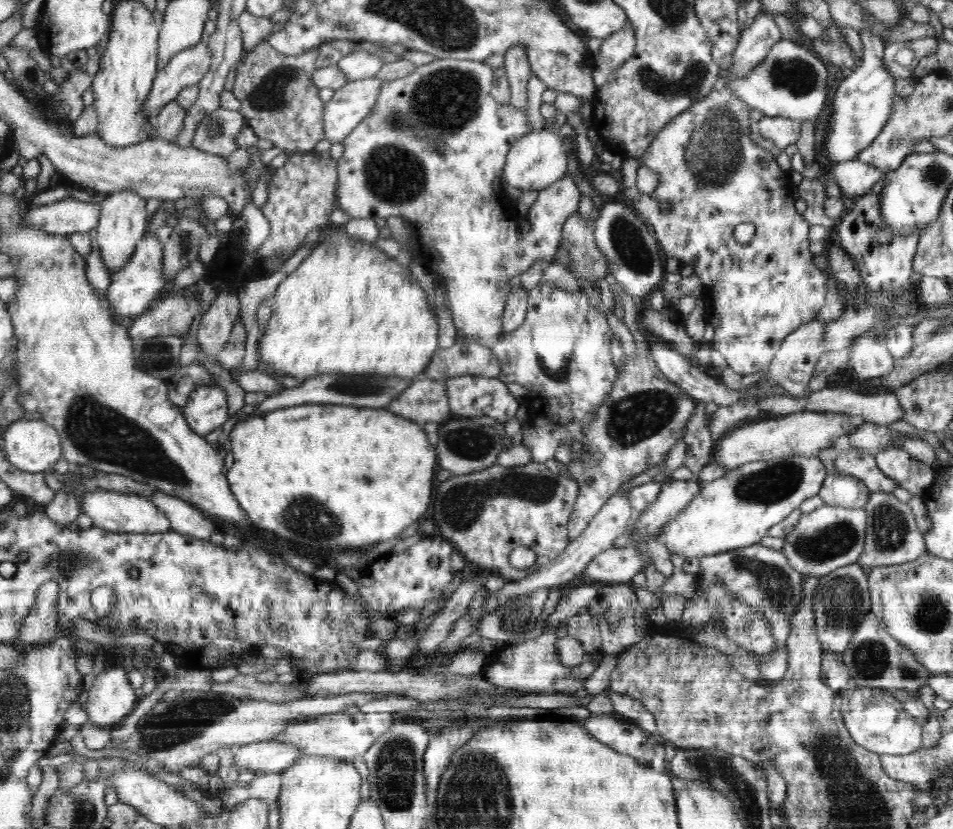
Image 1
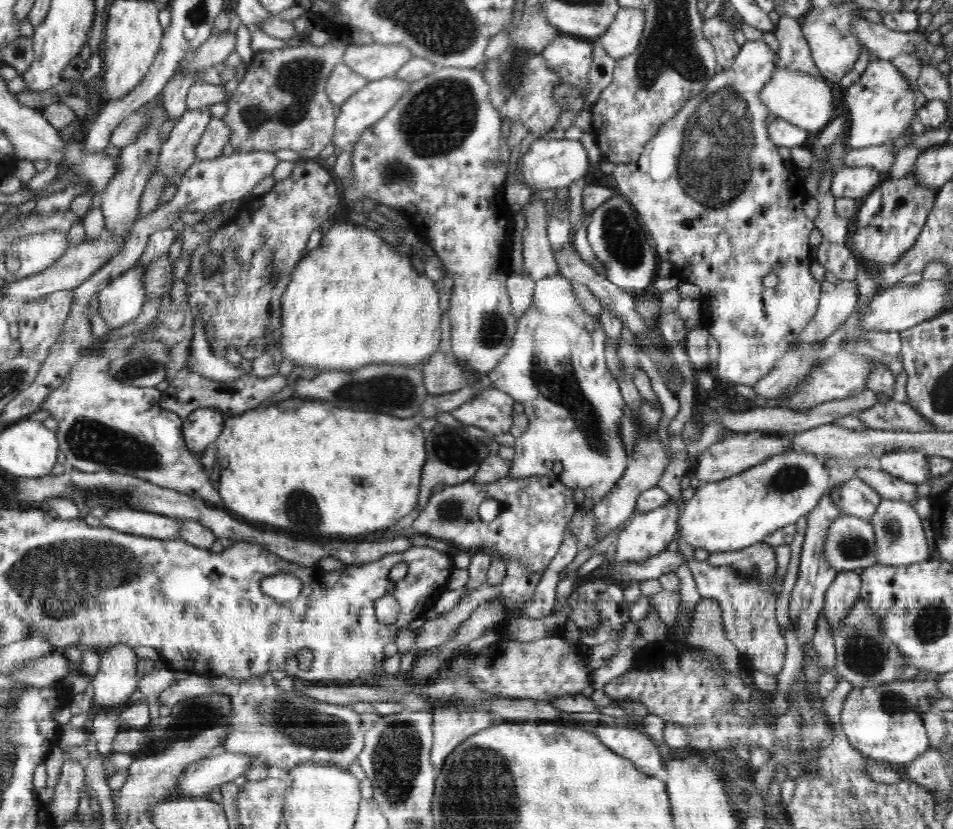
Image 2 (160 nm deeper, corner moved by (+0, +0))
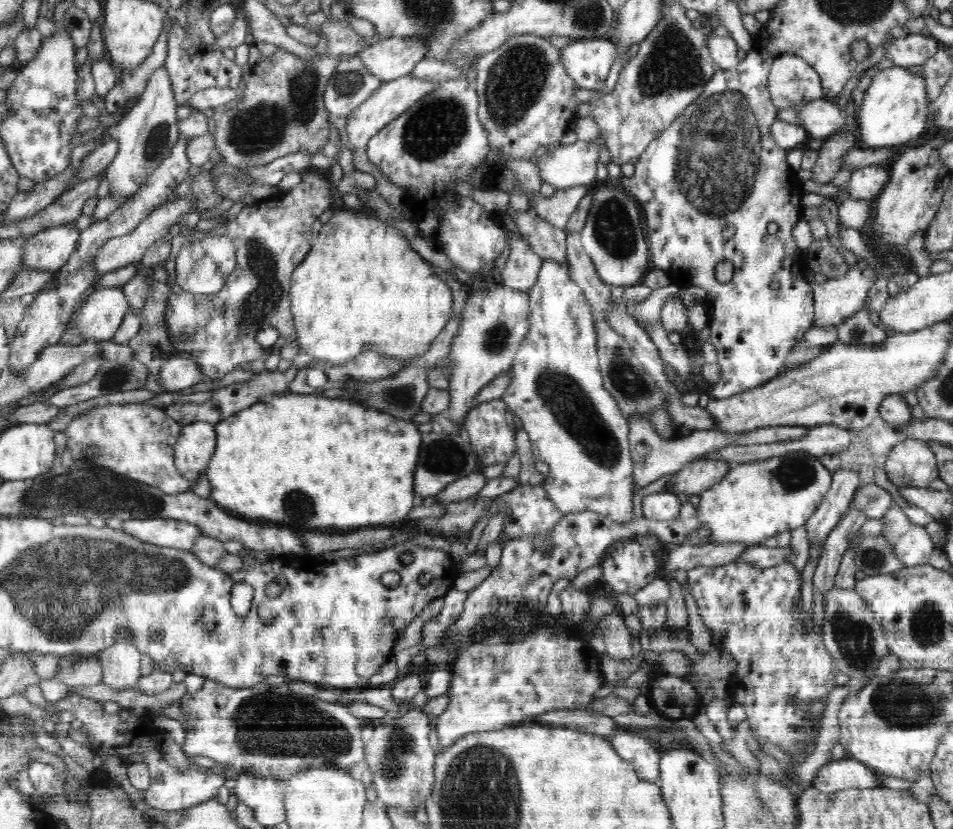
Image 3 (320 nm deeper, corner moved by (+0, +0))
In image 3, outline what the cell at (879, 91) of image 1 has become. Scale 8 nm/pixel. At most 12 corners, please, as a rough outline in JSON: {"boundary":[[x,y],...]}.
{"boundary":[[882,69],[852,108],[869,148],[925,134],[926,82]]}

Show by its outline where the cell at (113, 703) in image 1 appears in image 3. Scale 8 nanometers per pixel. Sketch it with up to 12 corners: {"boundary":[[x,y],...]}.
{"boundary":[[126,630],[99,653],[102,682],[132,689],[141,652]]}

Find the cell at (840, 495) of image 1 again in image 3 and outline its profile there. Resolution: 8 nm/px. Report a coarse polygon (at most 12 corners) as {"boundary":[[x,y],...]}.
{"boundary":[[876,483],[861,485],[851,506],[869,519],[883,518],[894,503]]}

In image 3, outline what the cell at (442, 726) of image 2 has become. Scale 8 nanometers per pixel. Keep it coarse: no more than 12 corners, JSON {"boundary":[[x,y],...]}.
{"boundary":[[548,629],[455,653],[438,752],[476,731],[588,710],[588,640]]}

